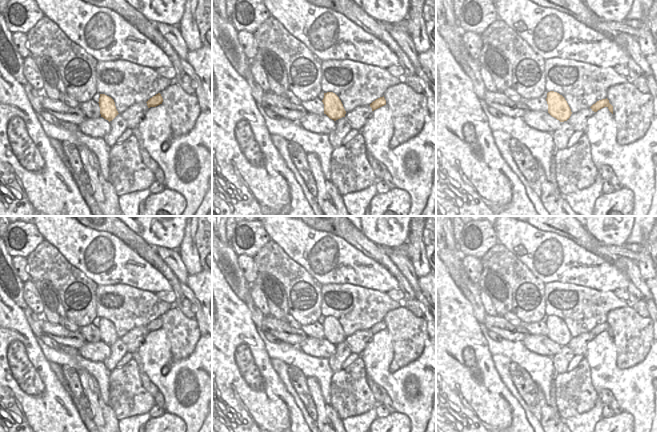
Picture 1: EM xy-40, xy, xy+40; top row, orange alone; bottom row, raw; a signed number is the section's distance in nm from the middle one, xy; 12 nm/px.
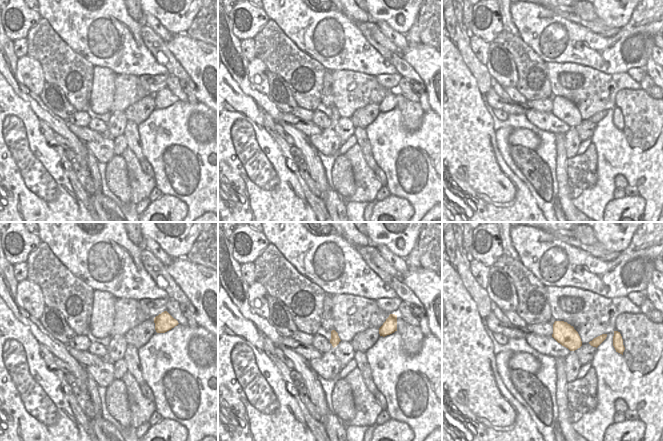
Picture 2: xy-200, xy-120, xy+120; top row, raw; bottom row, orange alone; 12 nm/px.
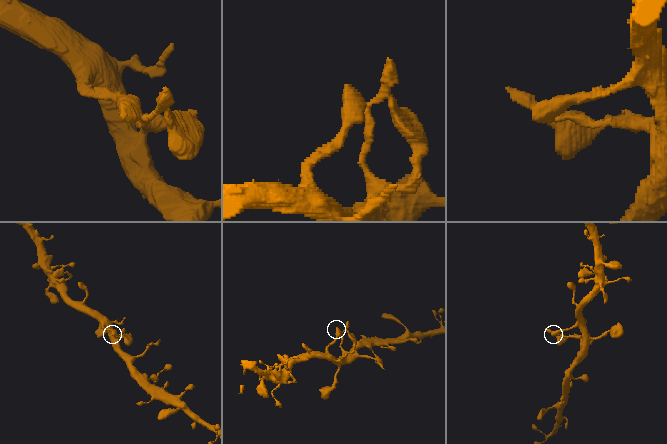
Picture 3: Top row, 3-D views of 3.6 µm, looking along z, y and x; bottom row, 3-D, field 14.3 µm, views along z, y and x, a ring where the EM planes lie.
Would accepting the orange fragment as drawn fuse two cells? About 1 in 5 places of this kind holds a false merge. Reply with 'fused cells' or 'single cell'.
single cell

